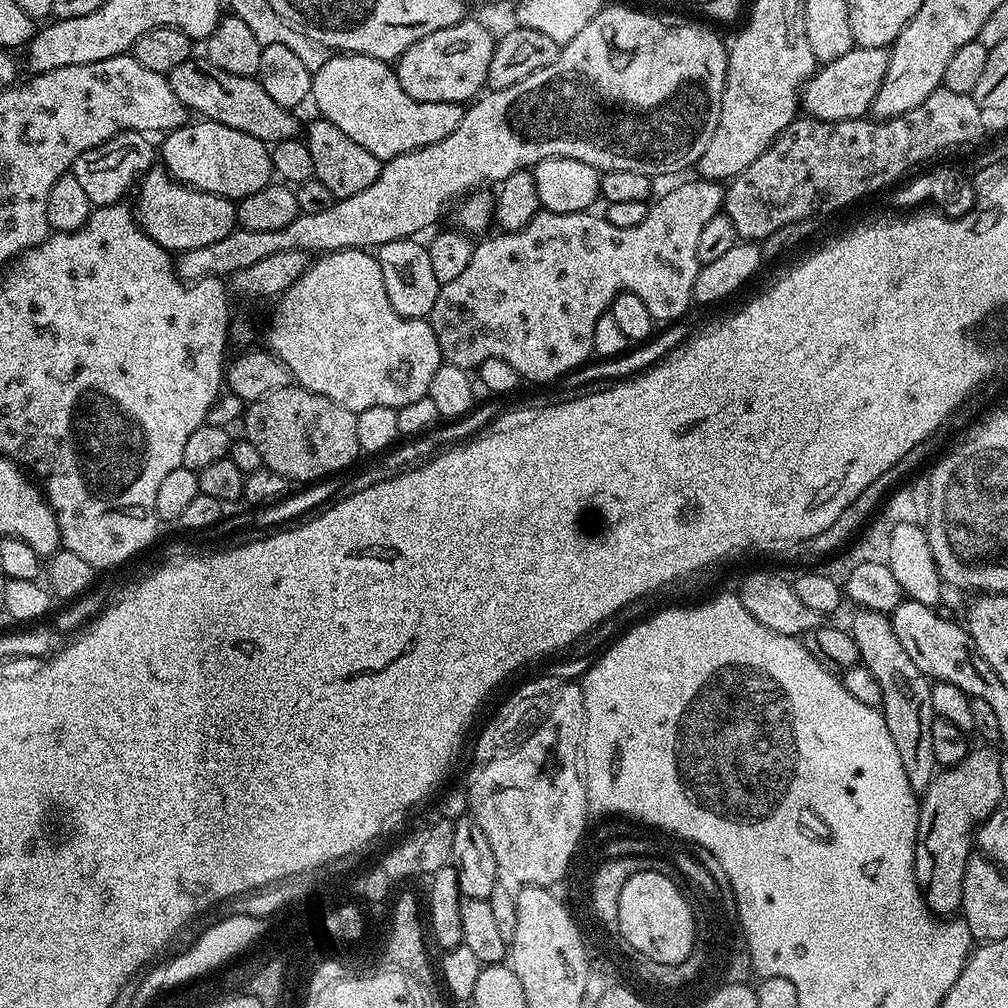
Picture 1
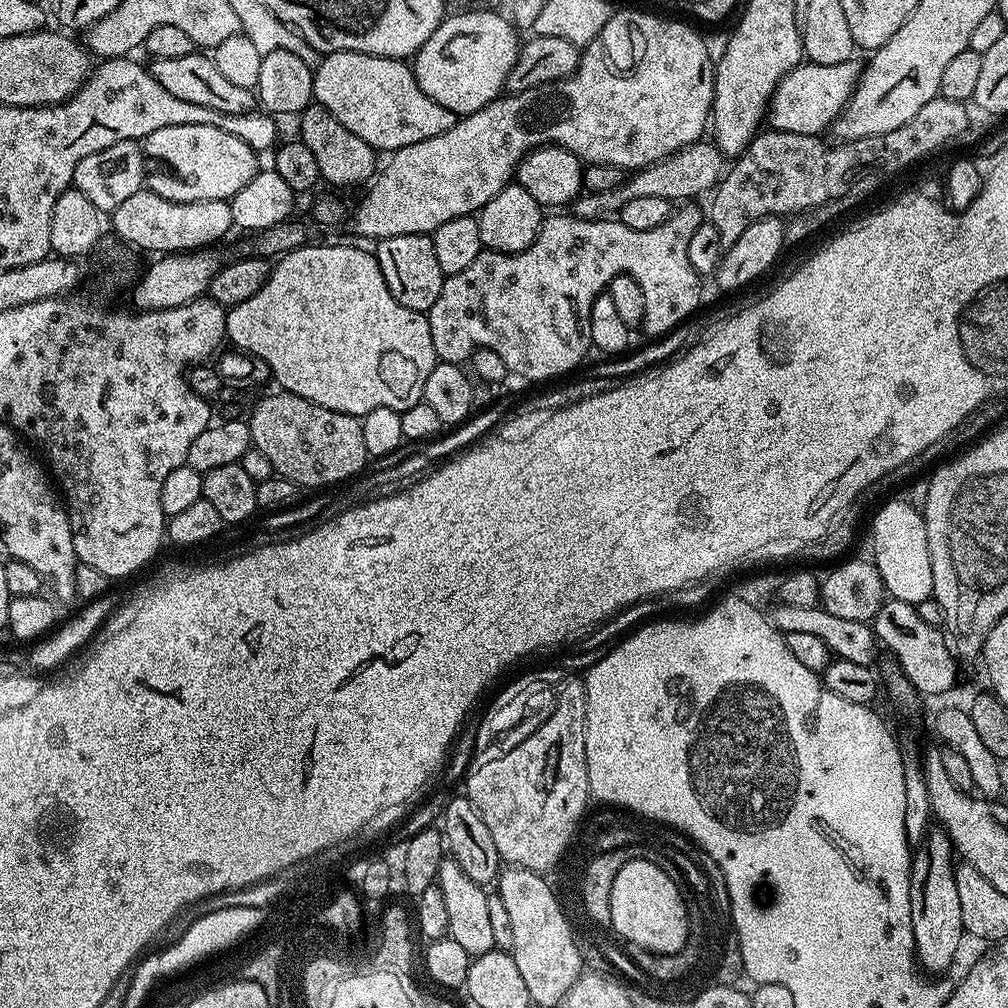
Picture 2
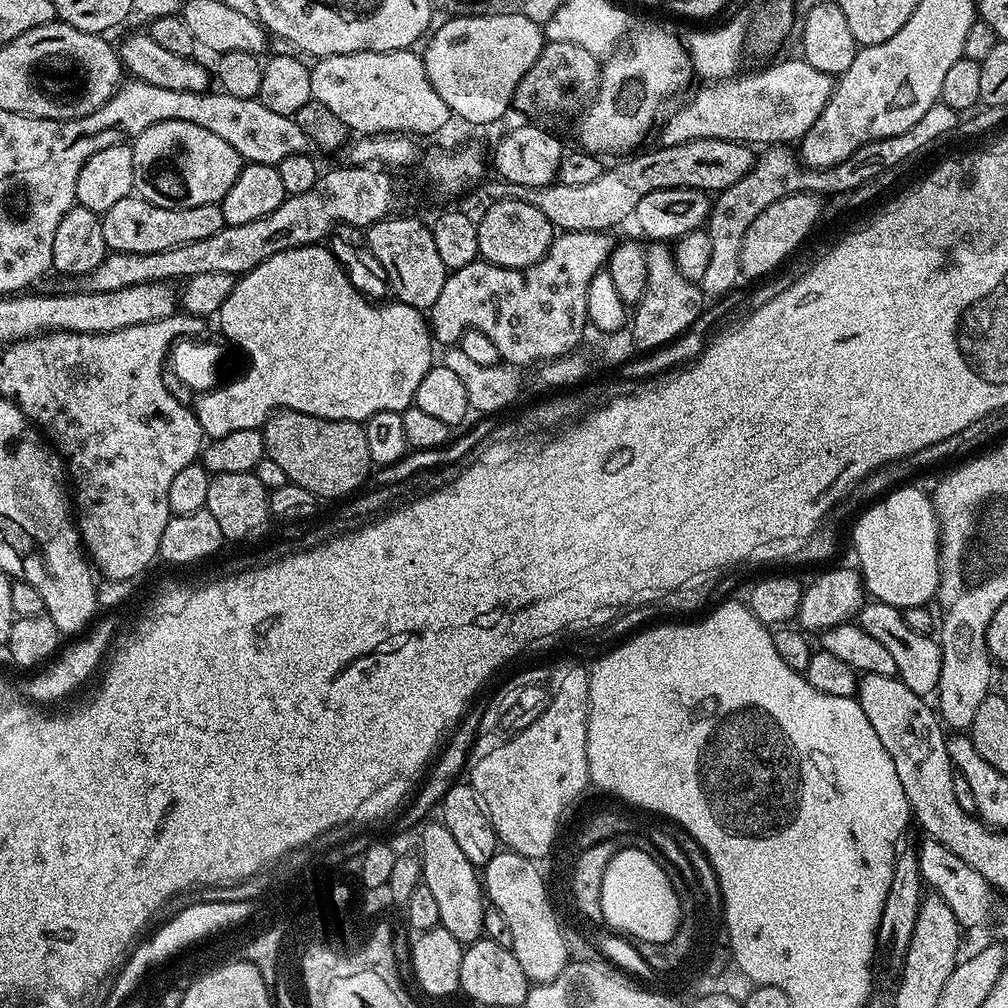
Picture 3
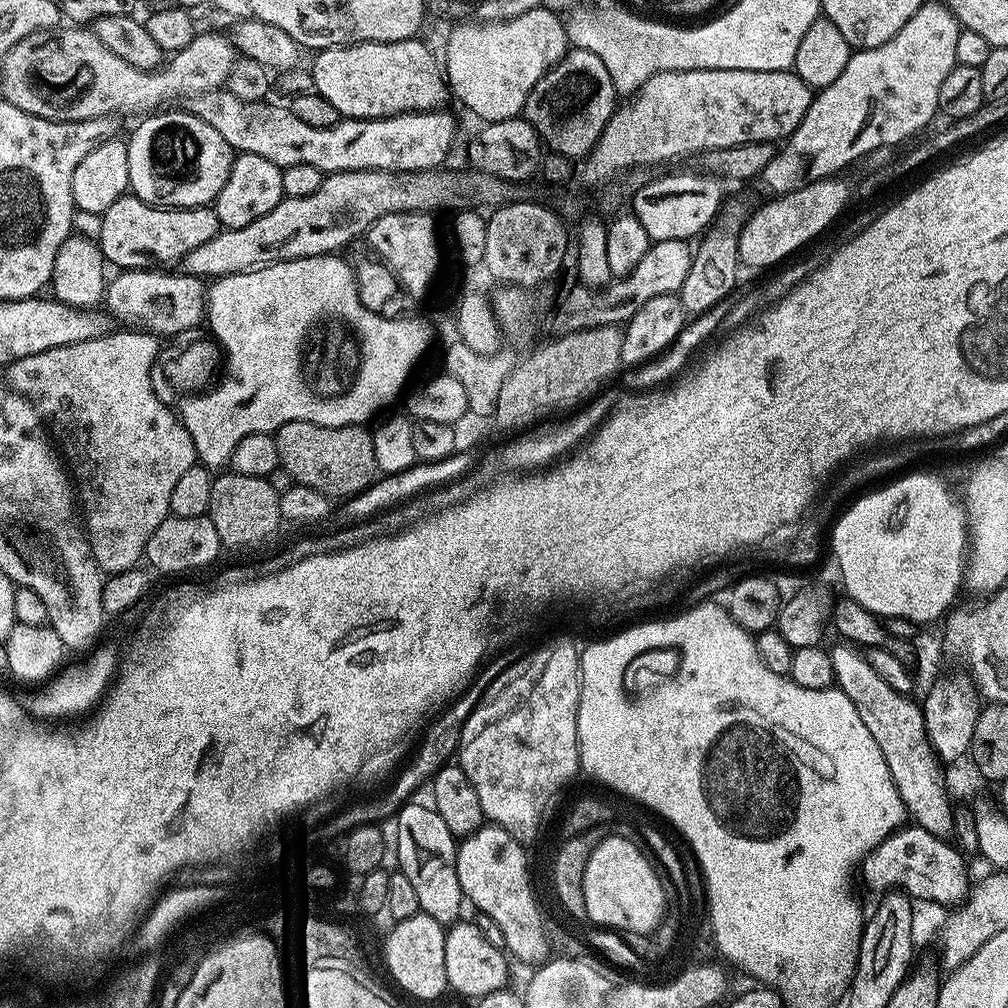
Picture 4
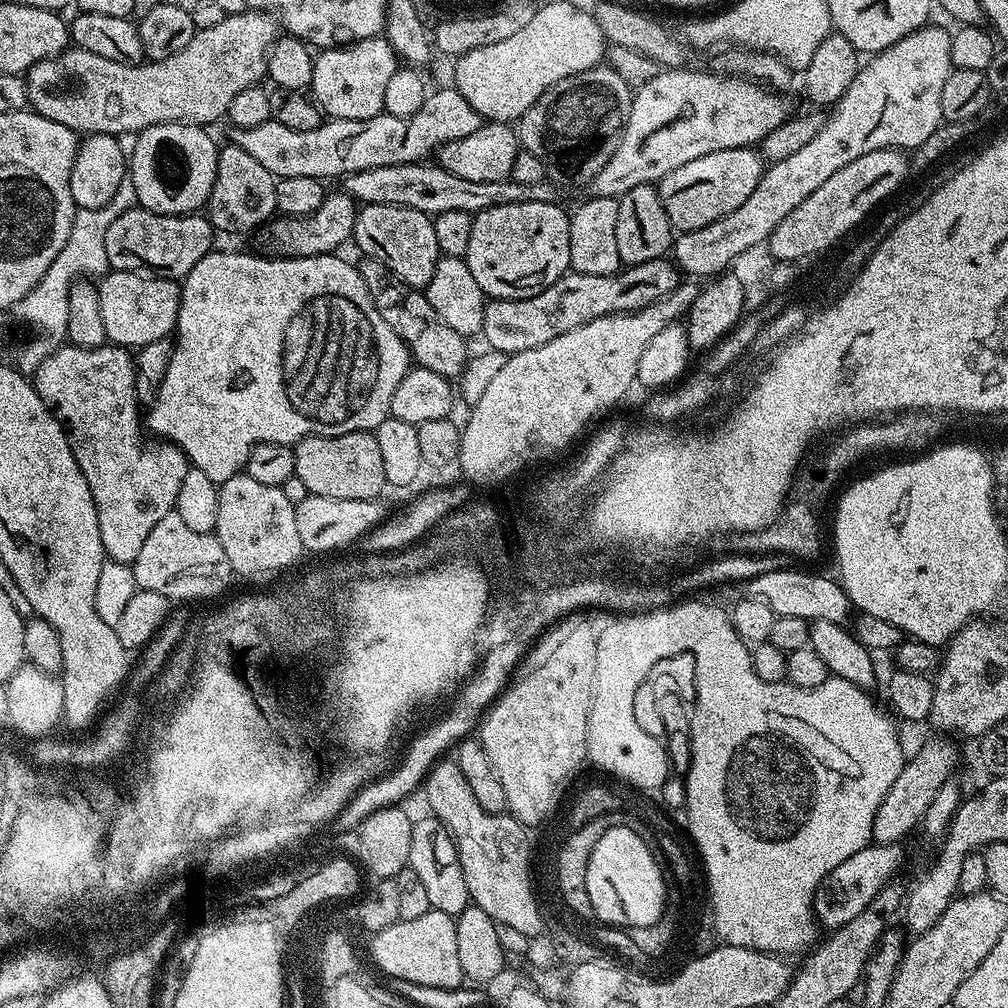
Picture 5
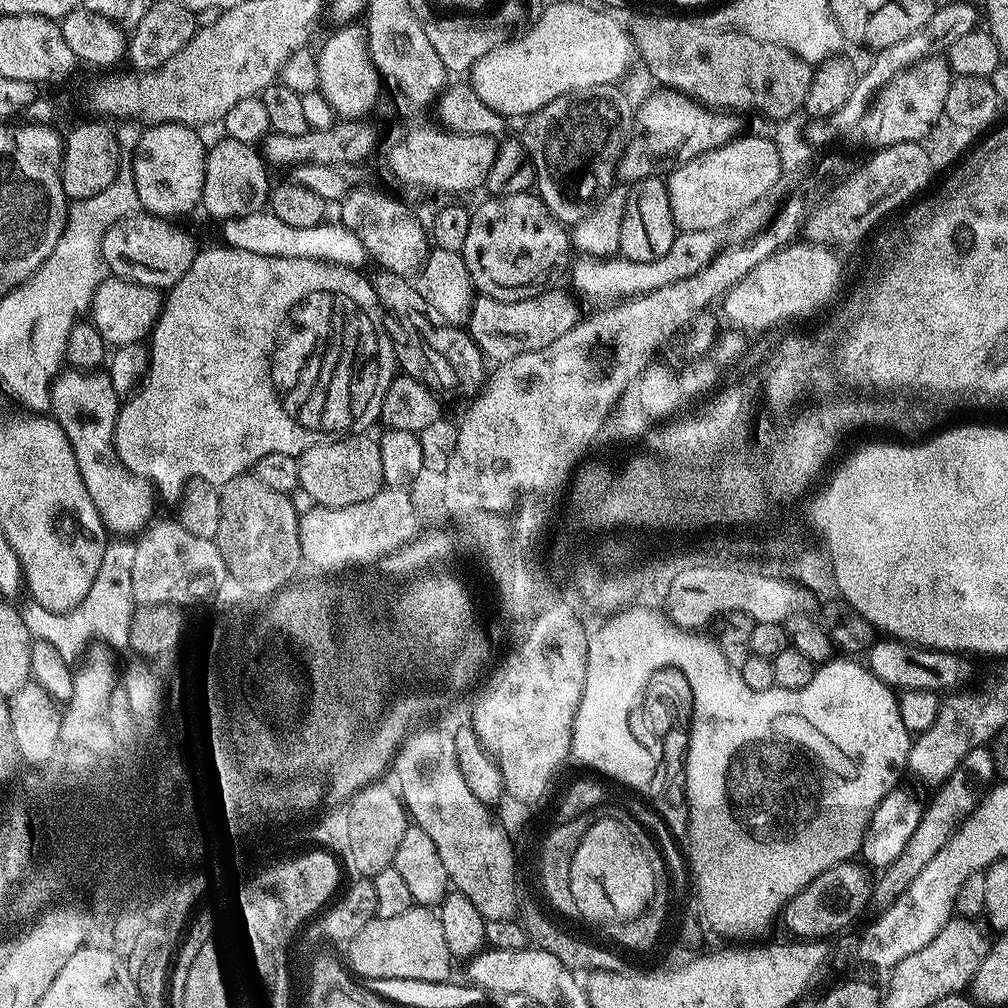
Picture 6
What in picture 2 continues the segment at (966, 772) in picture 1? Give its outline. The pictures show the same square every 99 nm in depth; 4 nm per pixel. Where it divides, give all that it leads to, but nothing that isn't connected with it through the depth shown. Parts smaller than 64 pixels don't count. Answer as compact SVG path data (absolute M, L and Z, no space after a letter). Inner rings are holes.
M942 830L929 831L927 840L915 849L910 878L910 918L914 930L917 961L932 974L944 974L956 960L960 943L966 940L962 922L962 905L955 881L957 861L950 838Z

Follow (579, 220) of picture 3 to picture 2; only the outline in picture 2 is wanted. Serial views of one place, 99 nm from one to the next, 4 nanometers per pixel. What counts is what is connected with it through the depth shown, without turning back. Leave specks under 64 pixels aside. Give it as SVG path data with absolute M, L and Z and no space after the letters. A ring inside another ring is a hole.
M697 142L680 148L664 160L635 169L624 183L614 190L584 192L573 201L573 215L582 217L584 220L599 220L609 214L619 213L620 208L626 206L626 202L630 202L630 198L666 198L669 202L692 202L700 198L696 196L702 195L703 192L711 193L724 178L726 157L715 143L704 143Z

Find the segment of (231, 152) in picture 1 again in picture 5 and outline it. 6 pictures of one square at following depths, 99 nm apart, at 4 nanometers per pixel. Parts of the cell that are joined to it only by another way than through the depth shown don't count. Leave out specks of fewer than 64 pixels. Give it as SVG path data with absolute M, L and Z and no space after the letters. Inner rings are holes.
M155 124L144 128L135 137L136 145L130 148L130 179L139 207L167 216L196 214L207 205L218 170L218 144L212 141L207 127L199 124Z

